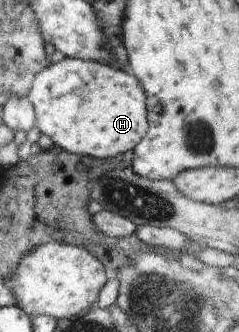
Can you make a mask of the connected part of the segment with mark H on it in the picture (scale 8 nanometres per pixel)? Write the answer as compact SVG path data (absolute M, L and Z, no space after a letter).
M65 57L56 64L51 63L48 67L45 67L41 72L38 72L34 76L30 91L26 94L26 97L31 101L34 108L36 116L35 127L37 126L41 133L45 134L45 136L49 136L54 144L65 152L75 153L81 156L94 156L95 158L115 158L118 154L132 151L147 134L148 120L146 94L143 87L140 85L139 80L137 80L137 78L135 78L131 73L111 67L109 64L106 65L97 61Z

